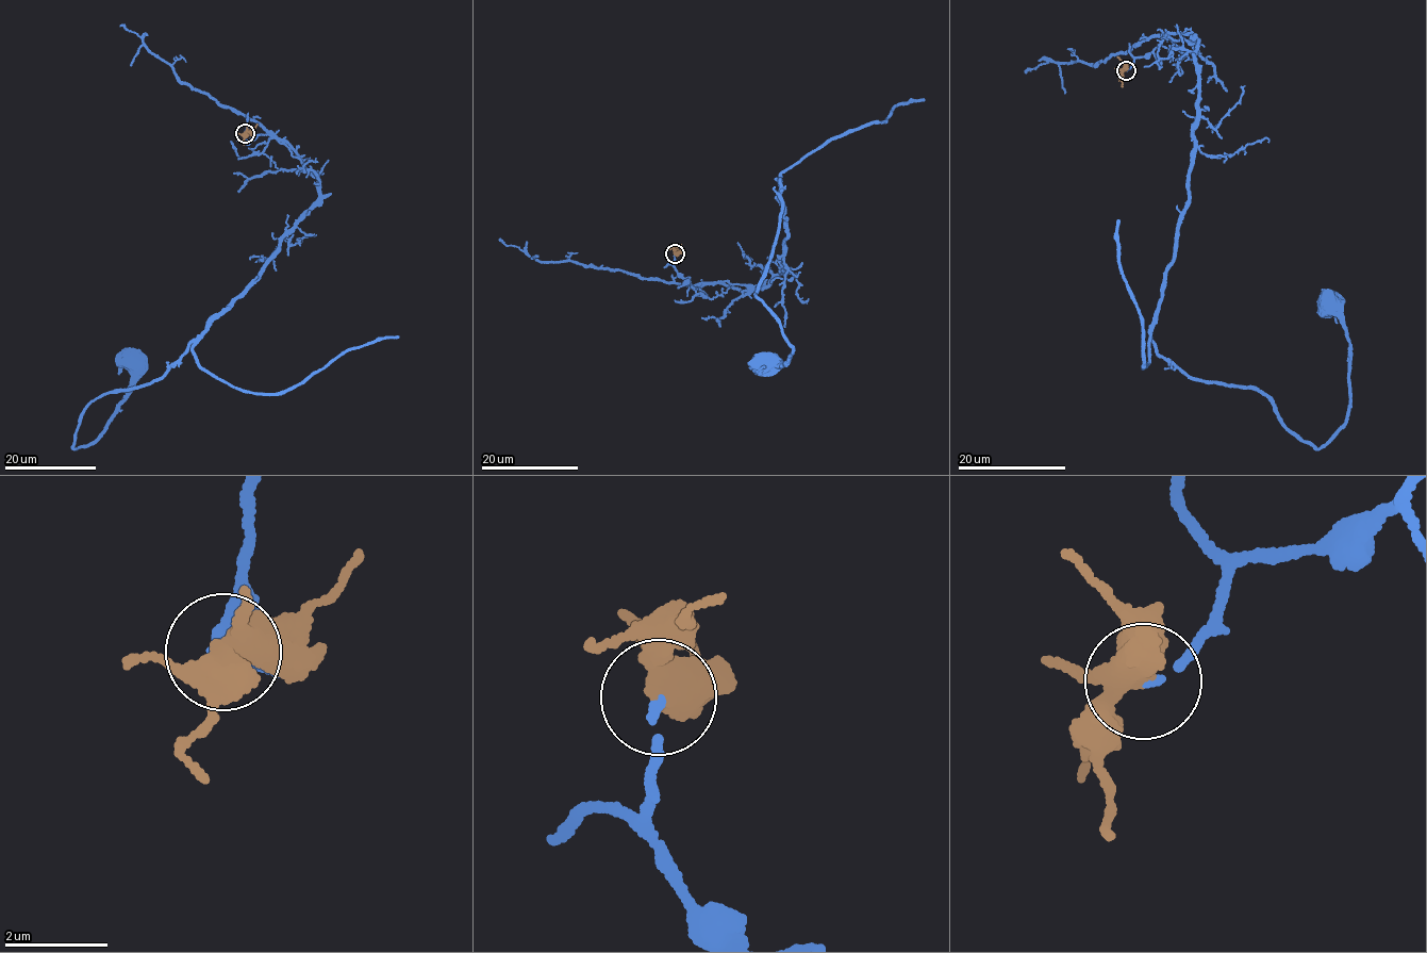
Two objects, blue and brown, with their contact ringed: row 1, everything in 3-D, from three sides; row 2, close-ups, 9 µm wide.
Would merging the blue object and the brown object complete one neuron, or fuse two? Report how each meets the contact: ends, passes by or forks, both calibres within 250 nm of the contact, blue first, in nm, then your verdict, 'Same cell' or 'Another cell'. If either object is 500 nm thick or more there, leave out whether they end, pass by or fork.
At the ring blue ends. At the ring brown forks. Thickness 160 nm (blue) against 400 nm. Same cell

